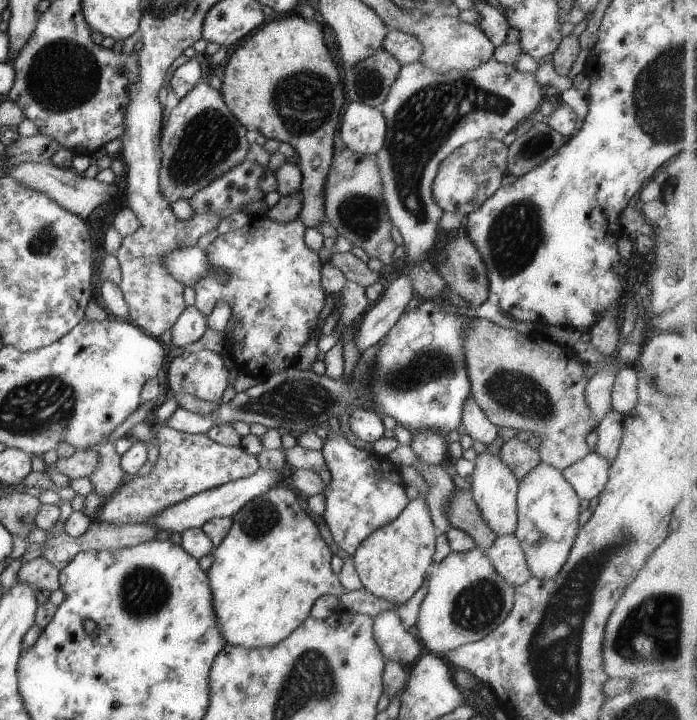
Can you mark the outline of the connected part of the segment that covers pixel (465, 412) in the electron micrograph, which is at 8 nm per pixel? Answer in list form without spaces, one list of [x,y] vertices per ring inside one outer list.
[[[467,394],[465,402],[461,408],[460,416],[461,428],[465,430],[465,434],[469,436],[473,441],[483,444],[483,446],[489,446],[493,439],[496,437],[497,431],[499,428],[493,426],[471,394]]]

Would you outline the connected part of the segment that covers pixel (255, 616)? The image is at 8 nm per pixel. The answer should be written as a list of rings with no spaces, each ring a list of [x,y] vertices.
[[[279,484],[265,490],[230,518],[229,530],[212,550],[213,561],[206,570],[215,622],[219,624],[219,634],[223,634],[225,644],[241,648],[273,646],[309,617],[310,608],[319,596],[329,594],[339,598],[347,592],[331,570],[331,563],[335,562],[331,550],[290,486]]]

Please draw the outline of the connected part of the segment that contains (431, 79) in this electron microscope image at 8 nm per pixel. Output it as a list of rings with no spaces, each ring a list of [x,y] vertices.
[[[489,59],[487,62],[477,66],[477,68],[472,68],[465,72],[451,71],[445,72],[445,74],[431,72],[431,68],[425,68],[423,64],[419,64],[419,61],[401,65],[395,82],[389,87],[386,99],[378,106],[381,114],[383,114],[383,118],[385,118],[386,131],[383,146],[376,152],[375,158],[377,160],[379,174],[381,174],[381,196],[383,196],[383,202],[387,208],[387,216],[389,216],[391,224],[397,228],[402,238],[404,246],[404,257],[402,261],[404,261],[405,268],[407,268],[407,266],[419,268],[420,263],[423,261],[422,256],[427,253],[431,246],[433,246],[435,240],[437,240],[437,238],[435,238],[437,230],[439,229],[437,222],[439,222],[443,210],[435,204],[435,200],[433,200],[433,196],[431,196],[431,184],[433,184],[433,179],[435,178],[435,174],[437,174],[437,168],[439,168],[441,160],[443,160],[445,156],[449,156],[451,152],[467,141],[477,140],[478,138],[500,141],[508,132],[514,131],[519,124],[528,119],[529,114],[533,114],[538,110],[538,107],[544,100],[543,89],[542,86],[539,86],[539,84],[535,82],[535,74],[533,72],[519,71],[515,68],[514,64],[503,64],[503,62],[497,62],[497,60],[493,59]]]

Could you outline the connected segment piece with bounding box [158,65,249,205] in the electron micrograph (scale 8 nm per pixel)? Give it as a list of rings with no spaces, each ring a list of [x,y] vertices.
[[[203,67],[201,78],[170,110],[167,124],[160,130],[159,192],[171,205],[179,199],[191,198],[197,190],[237,166],[247,152],[246,129],[231,114],[219,90],[207,84],[213,67]]]

